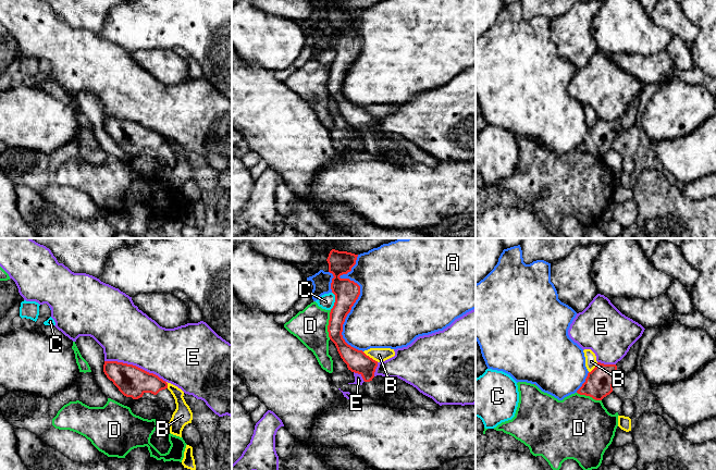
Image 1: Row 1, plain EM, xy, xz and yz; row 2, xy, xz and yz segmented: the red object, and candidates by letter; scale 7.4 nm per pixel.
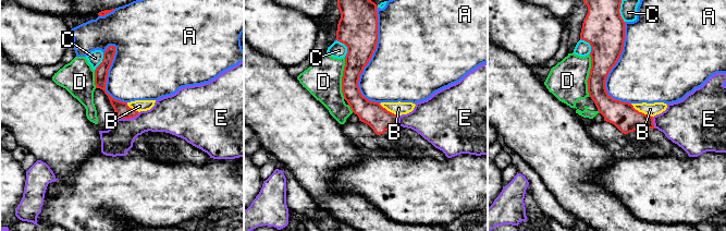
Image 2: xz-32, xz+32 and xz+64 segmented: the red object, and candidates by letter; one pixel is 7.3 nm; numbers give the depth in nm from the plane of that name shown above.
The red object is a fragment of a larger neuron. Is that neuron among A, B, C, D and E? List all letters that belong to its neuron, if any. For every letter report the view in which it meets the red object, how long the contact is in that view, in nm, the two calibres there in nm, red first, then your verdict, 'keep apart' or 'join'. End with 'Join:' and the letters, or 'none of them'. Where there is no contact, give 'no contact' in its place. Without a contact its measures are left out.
A: meets red in xz; contact 700 nm long; 180 nm thick on the red side, 500 nm on the other; keep apart
B: meets red in xz; contact 140 nm long; 170 nm thick on the red side, 100 nm on the other; keep apart
C: meets red in xz; contact 140 nm long; 180 nm thick on the red side, 110 nm on the other; keep apart
D: meets red in xz; contact 220 nm long; 160 nm thick on the red side, 260 nm on the other; keep apart
E: meets red in xy; contact 480 nm long; 220 nm thick on the red side, 400 nm on the other; keep apart
Join: none of them

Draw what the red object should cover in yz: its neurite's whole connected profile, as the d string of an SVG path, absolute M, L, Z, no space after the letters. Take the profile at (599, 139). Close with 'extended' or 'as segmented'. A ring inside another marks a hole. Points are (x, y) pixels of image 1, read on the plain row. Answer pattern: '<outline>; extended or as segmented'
M640 95L630 103L627 111L616 121L596 120L596 123L588 129L585 138L577 147L580 151L590 152L595 157L602 157L613 148L613 141L619 133L635 127L639 115Z; extended

